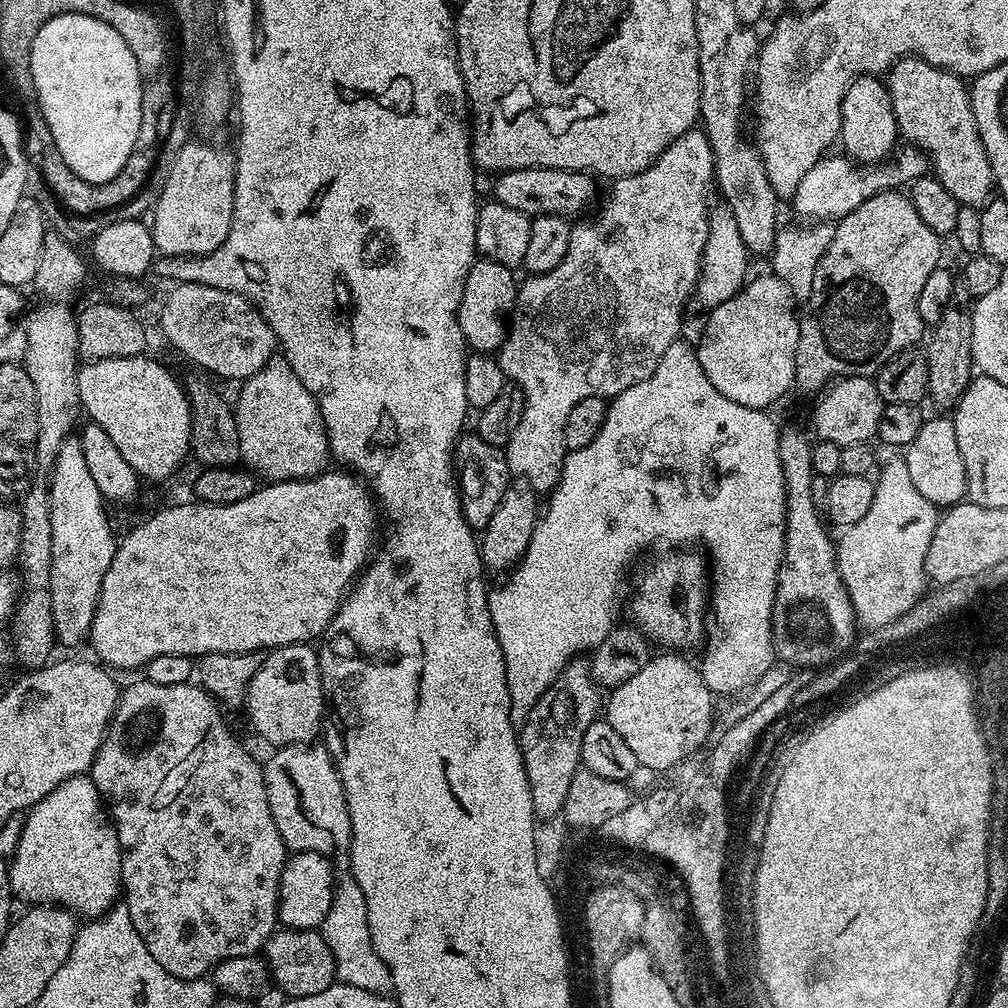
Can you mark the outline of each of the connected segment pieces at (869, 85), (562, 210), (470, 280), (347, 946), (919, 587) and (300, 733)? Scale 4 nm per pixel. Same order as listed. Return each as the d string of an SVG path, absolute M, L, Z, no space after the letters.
M859 76L846 90L840 115L839 143L844 143L843 151L857 164L878 164L892 155L898 144L898 131L894 116L894 106L890 102L890 94L883 79L874 76Z
M523 168L501 172L495 177L492 192L495 203L510 206L510 210L523 212L525 216L562 216L573 218L584 212L596 196L597 181L586 172L571 172L561 168Z
M477 259L470 274L466 274L466 286L462 290L462 302L456 317L464 335L464 342L472 352L499 353L508 336L508 322L516 307L516 289L513 269L493 260Z
M351 874L337 875L330 910L318 931L334 954L336 974L343 983L358 986L358 990L370 990L379 996L387 996L392 992L390 970L386 962L378 958L374 942L370 942L370 926L366 922L366 898L362 894L362 886L358 886Z
M903 459L888 460L885 464L883 461L874 483L876 489L870 502L870 510L866 510L866 514L858 518L858 522L847 525L841 531L844 533L841 534L840 540L838 536L835 541L840 577L846 586L848 597L852 600L852 610L856 614L859 627L864 630L893 622L905 614L906 610L910 610L924 595L926 550L930 550L930 538L934 538L938 519L937 505L931 504L929 500L922 498L922 494L918 494L918 489L910 478L910 470L906 470Z
M308 642L271 649L248 687L247 712L257 734L271 746L289 748L292 744L313 743L322 732L320 719L326 716L326 693L317 649Z

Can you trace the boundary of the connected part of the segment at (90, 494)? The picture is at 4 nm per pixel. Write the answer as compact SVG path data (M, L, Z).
M69 438L64 441L62 450L58 450L52 462L52 471L47 477L50 494L50 586L52 595L52 617L56 627L56 639L61 645L76 648L89 639L94 622L94 614L98 606L98 598L102 590L102 578L106 578L106 570L110 570L110 562L116 553L118 536L112 533L112 524L108 521L106 501L86 467L86 458L82 455L79 439Z

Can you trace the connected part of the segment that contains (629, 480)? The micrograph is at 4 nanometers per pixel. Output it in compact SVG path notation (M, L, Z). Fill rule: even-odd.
M678 338L662 354L654 374L626 390L622 390L617 396L611 397L608 404L608 413L604 424L598 430L594 442L590 446L582 446L582 450L568 452L564 458L562 474L556 487L547 497L548 509L543 509L542 515L537 519L536 529L528 543L528 549L519 564L511 569L507 577L508 584L500 584L494 587L488 594L488 609L494 626L494 634L498 638L498 646L502 646L502 658L506 662L506 686L510 690L510 718L513 724L519 726L526 722L530 710L534 710L534 702L546 694L546 690L556 680L556 676L571 661L581 654L597 648L610 634L617 623L615 608L620 604L620 595L624 592L623 572L632 564L632 559L643 548L651 544L668 544L669 549L676 550L681 546L700 546L705 544L712 551L710 556L710 612L716 615L716 634L707 641L708 649L704 657L698 660L698 667L706 686L713 693L724 696L732 696L751 684L756 684L768 671L776 660L776 647L772 645L772 607L776 597L776 579L780 563L784 560L784 519L788 513L788 499L786 498L786 486L782 474L782 462L778 458L778 442L780 441L781 429L776 428L774 421L768 417L765 409L750 409L746 406L732 402L725 395L720 394L714 388L714 383L706 376L706 371L699 364L697 349L688 345L684 338Z

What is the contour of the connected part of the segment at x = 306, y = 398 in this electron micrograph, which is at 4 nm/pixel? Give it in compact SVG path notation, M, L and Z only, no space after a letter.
M282 354L269 355L268 361L239 385L236 394L236 425L238 426L238 442L240 443L241 461L257 477L268 482L277 480L310 480L319 476L330 464L328 451L328 435L322 422L320 407L315 398L298 382L298 378L290 370L290 362Z

